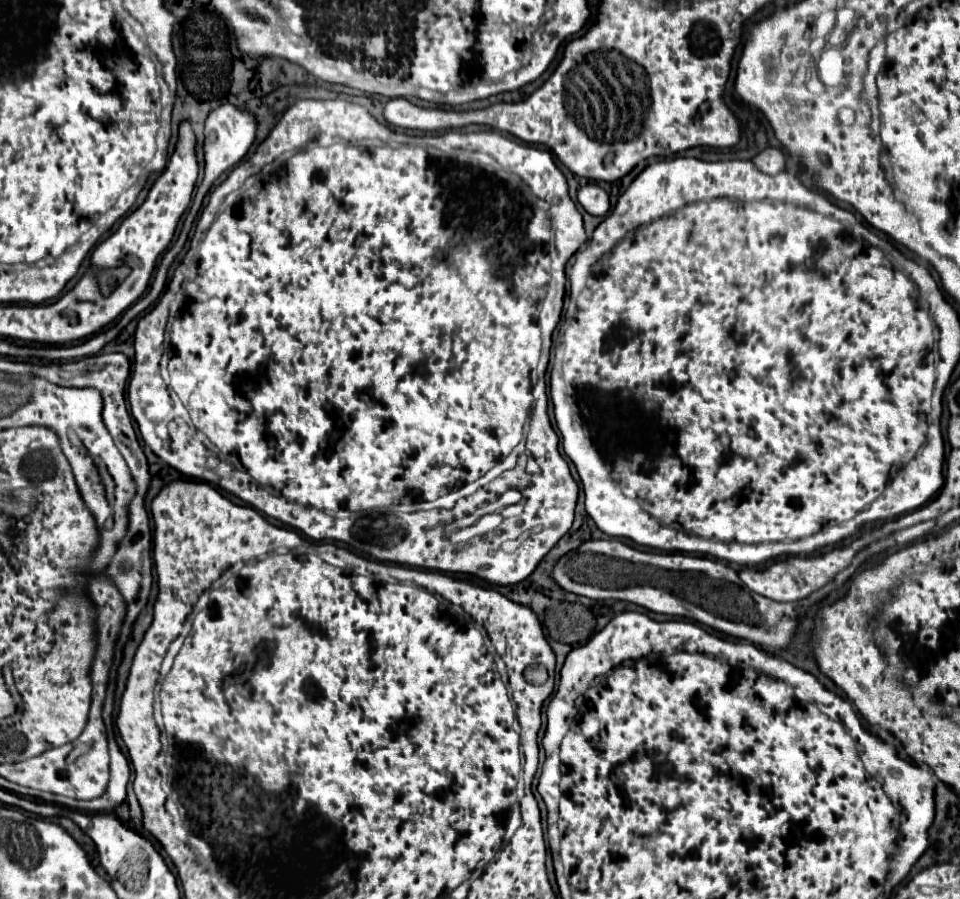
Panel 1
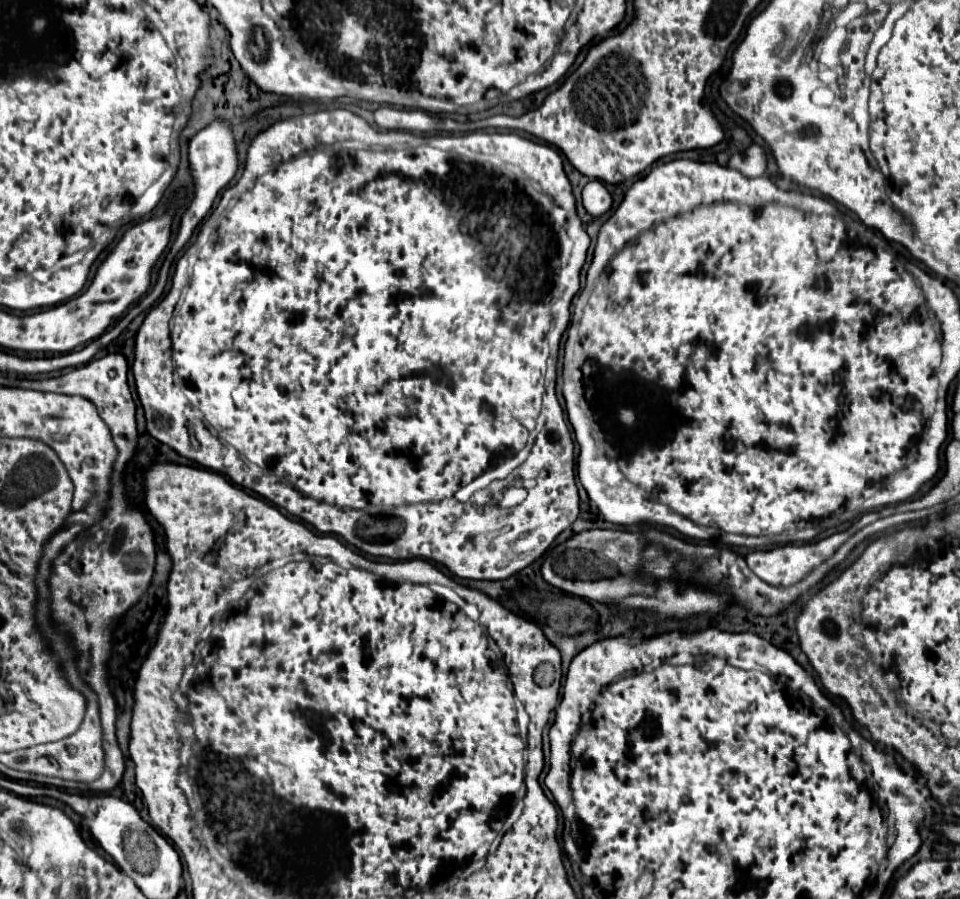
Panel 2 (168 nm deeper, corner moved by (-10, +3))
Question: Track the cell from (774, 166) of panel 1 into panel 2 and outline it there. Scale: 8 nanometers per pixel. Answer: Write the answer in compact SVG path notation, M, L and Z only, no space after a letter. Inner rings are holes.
M750 144L744 152L734 154L728 160L728 168L738 170L746 178L758 178L758 176L764 176L764 172L766 172L766 158L768 156L762 146Z

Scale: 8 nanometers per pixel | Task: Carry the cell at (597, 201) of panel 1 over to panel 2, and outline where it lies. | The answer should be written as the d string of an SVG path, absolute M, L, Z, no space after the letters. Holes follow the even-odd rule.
M592 180L582 190L582 204L584 204L584 208L586 208L588 214L602 216L604 212L610 210L612 196L604 188L604 184L600 184L598 180Z

